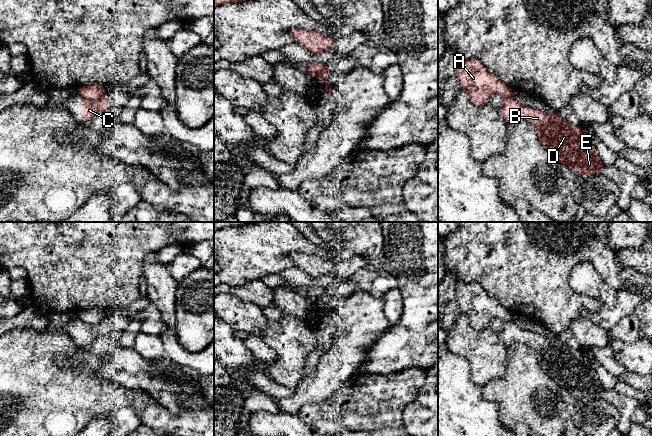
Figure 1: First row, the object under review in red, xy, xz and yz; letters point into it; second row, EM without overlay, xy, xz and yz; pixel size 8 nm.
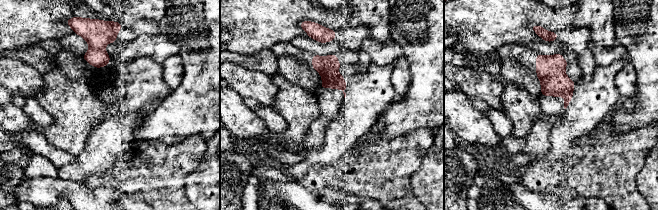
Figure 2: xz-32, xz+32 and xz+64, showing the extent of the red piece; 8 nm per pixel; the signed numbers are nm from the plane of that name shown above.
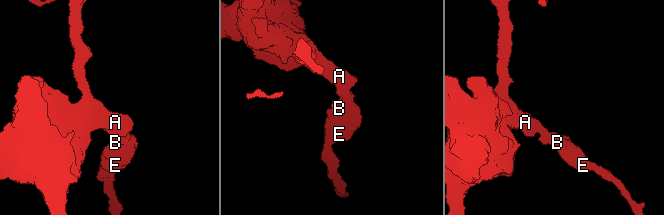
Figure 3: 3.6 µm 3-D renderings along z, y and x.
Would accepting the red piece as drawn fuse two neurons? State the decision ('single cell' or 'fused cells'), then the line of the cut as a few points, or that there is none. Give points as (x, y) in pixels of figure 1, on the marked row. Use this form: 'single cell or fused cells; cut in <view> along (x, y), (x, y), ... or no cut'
fused cells; cut in xz along (325, 64), (324, 68), (316, 74), (312, 74), (306, 67)

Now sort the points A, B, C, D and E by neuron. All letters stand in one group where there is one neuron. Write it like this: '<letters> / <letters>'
A / B C D E

